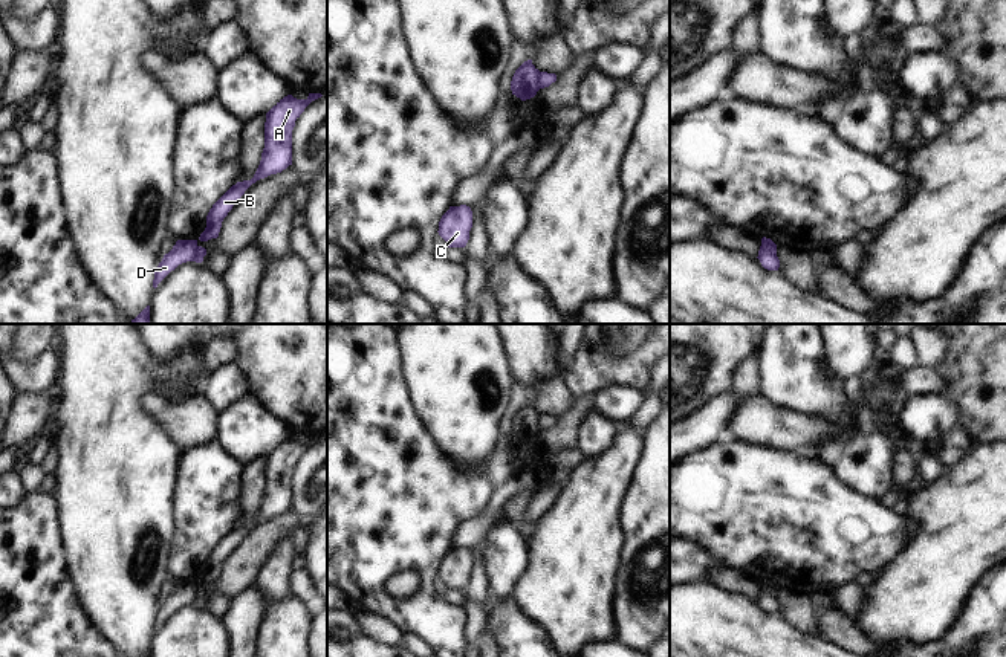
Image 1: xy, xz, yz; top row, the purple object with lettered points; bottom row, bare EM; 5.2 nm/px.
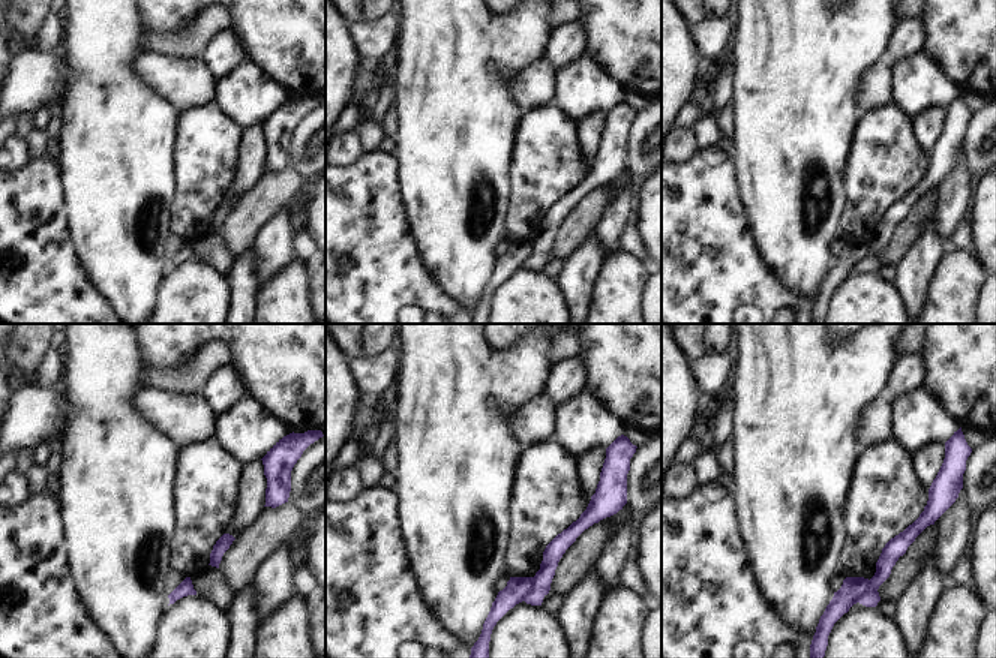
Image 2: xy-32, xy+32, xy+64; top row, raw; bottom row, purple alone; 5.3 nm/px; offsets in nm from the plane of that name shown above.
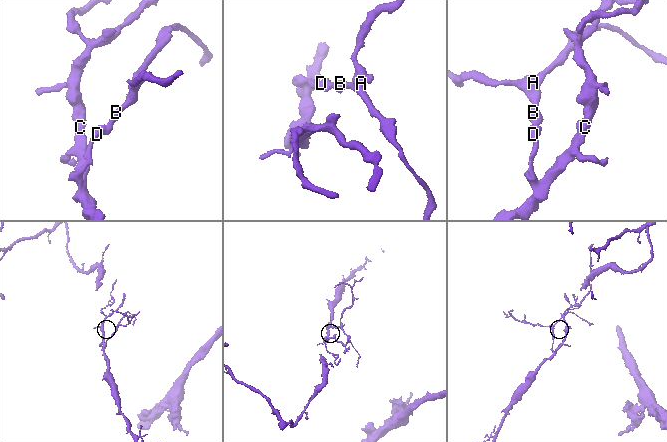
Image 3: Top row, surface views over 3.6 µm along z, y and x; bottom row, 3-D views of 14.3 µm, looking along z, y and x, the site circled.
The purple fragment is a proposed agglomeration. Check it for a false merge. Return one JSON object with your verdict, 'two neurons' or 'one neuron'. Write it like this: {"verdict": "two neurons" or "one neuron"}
{"verdict": "two neurons"}

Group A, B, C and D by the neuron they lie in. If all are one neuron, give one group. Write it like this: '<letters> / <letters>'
A B / C D

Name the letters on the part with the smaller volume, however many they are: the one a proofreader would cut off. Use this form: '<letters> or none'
A, B

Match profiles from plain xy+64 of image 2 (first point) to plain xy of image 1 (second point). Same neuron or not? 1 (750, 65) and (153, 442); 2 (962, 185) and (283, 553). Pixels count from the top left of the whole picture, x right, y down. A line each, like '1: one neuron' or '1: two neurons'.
1: one neuron
2: one neuron

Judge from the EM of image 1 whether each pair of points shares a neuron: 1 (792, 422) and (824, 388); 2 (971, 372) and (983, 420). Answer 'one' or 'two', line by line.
1: two
2: one

